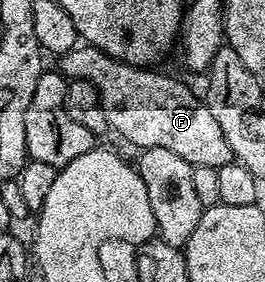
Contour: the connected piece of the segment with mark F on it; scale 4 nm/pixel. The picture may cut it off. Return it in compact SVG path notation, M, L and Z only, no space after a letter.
M79 43L72 51L61 54L57 58L57 68L63 77L70 81L87 81L92 83L104 103L104 109L108 115L108 123L113 132L118 132L130 145L135 145L135 150L141 151L152 147L164 147L180 155L189 165L200 167L224 167L232 160L228 139L224 139L224 131L220 129L220 123L216 121L216 115L210 110L209 104L202 101L182 81L169 77L166 73L153 73L155 70L141 65L129 65L104 51L100 51L95 45Z

